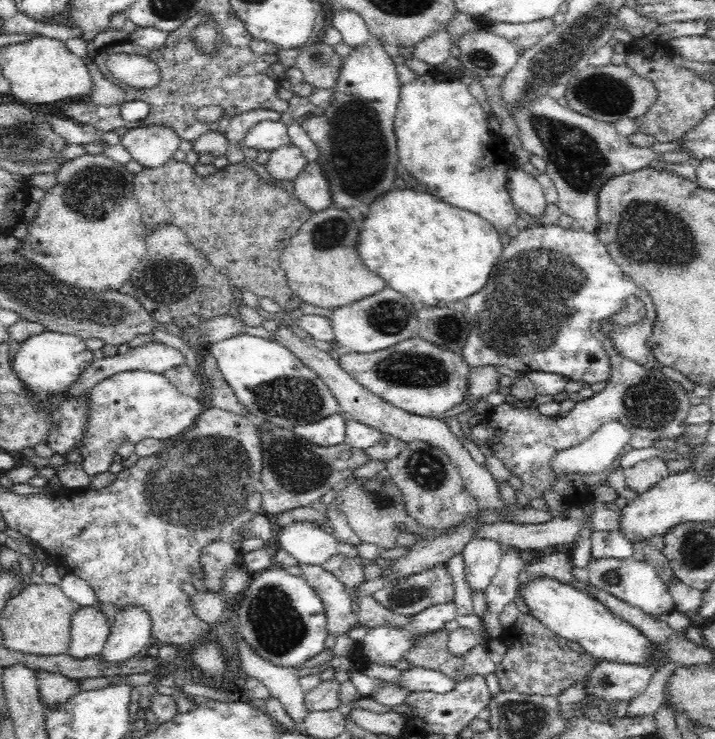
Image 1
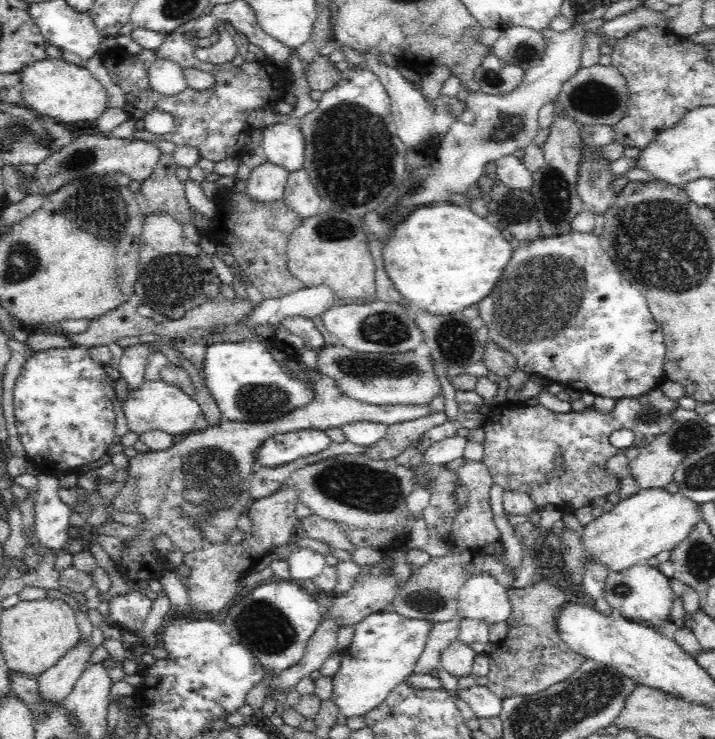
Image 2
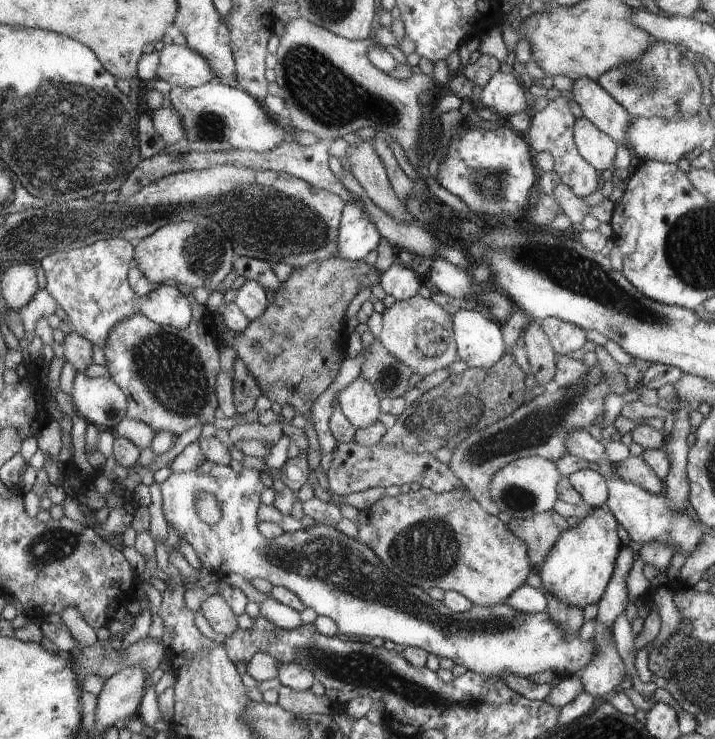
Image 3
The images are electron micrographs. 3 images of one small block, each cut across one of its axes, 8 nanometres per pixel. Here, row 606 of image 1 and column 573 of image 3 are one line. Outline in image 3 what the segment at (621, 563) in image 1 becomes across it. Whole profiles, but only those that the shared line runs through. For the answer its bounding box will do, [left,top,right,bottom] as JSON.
[161,459,595,678]

